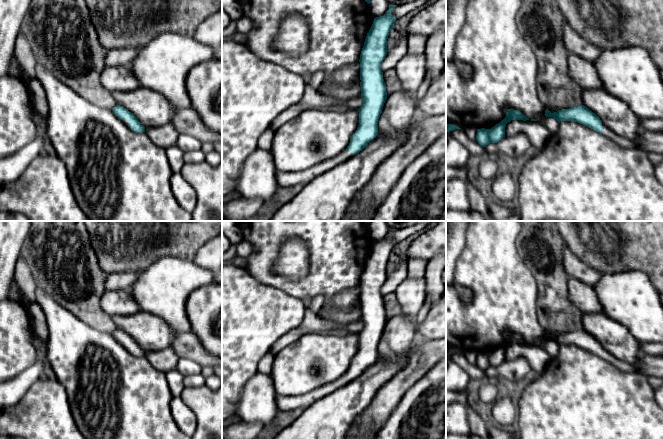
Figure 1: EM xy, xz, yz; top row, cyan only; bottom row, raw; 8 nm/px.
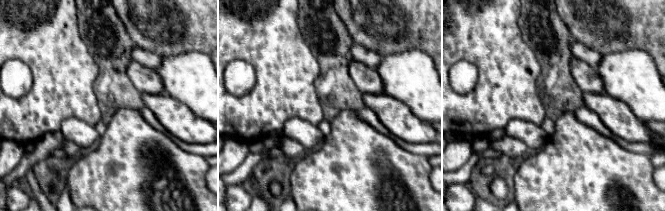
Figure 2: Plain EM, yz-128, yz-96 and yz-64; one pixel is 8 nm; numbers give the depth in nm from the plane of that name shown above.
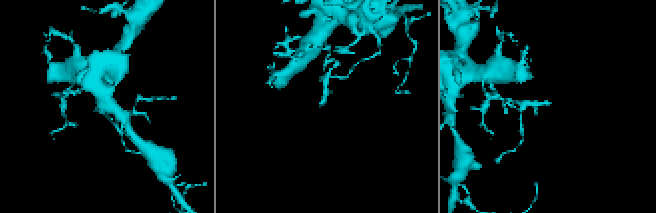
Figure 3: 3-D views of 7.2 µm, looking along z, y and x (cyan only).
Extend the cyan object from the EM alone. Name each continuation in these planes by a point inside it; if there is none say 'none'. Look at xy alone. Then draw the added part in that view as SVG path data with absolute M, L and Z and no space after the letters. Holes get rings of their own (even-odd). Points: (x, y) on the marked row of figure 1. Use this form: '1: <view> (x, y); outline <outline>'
none

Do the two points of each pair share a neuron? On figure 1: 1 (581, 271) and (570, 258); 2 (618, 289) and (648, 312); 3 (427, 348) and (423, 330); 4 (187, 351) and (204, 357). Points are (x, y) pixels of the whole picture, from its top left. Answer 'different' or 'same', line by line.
1: same
2: same
3: different
4: same

